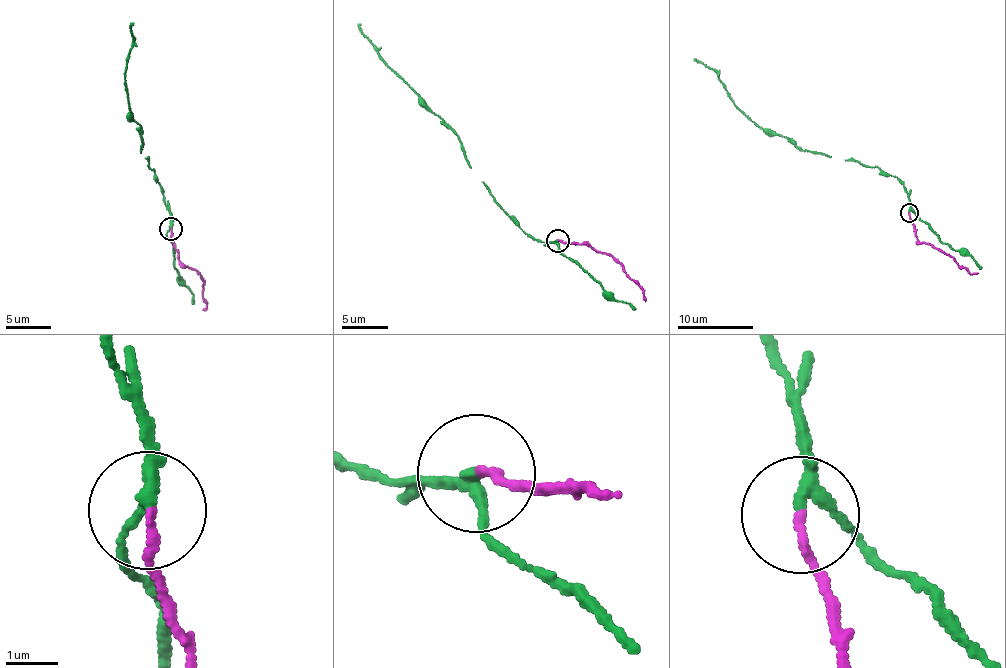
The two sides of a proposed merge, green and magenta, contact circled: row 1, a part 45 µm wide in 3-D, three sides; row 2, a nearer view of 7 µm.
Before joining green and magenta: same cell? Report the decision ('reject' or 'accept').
reject

